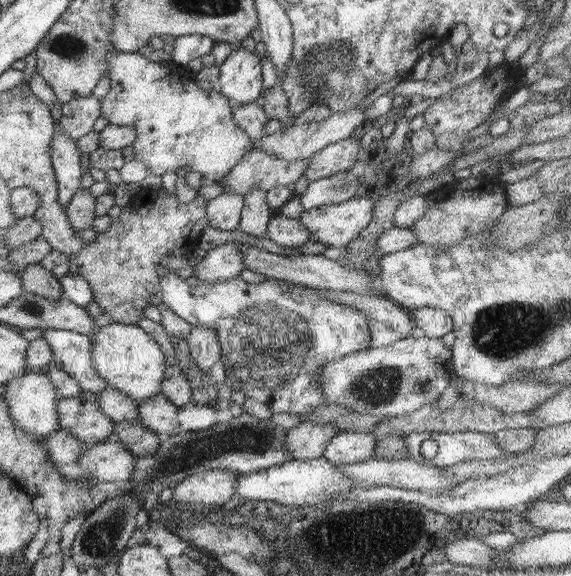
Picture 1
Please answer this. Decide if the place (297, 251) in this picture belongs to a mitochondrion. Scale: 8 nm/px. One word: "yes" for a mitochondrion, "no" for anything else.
no

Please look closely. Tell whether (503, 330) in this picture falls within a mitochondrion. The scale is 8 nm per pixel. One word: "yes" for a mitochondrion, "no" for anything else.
yes

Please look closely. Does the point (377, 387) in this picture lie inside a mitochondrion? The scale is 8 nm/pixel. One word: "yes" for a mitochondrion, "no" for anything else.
yes

